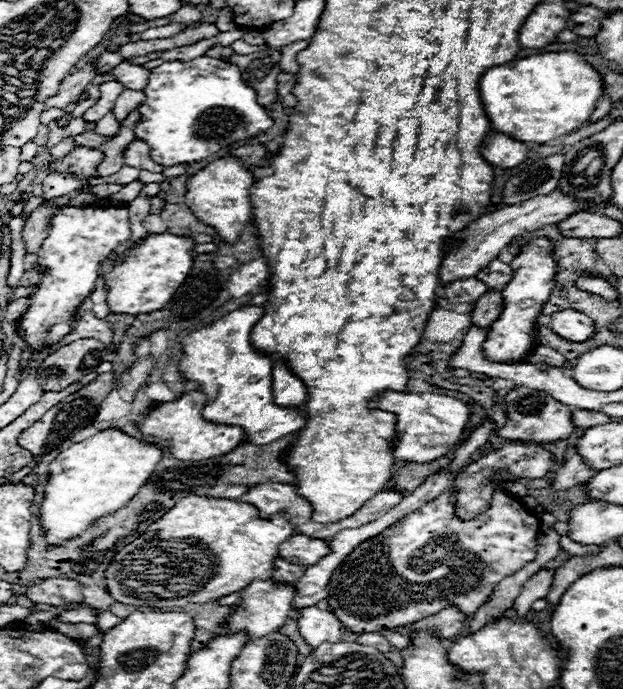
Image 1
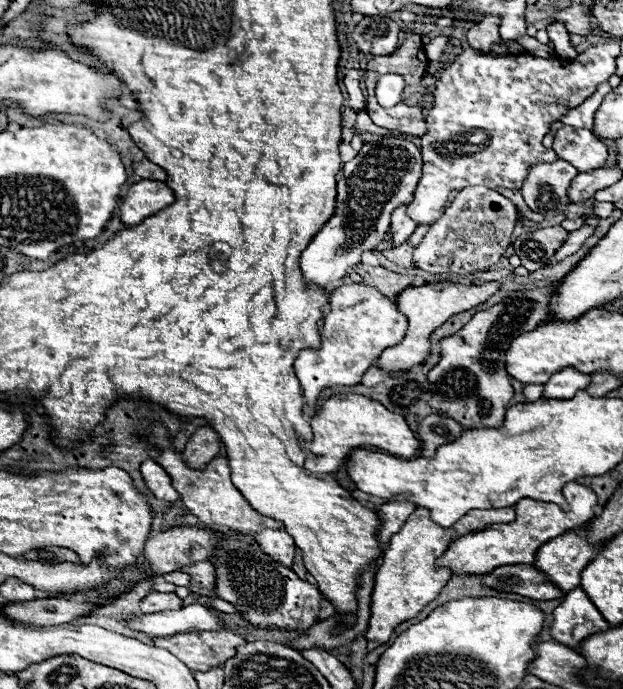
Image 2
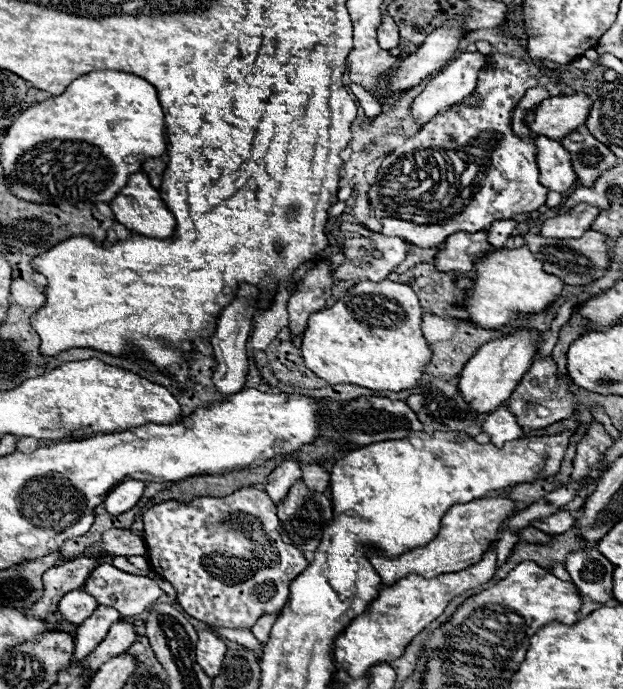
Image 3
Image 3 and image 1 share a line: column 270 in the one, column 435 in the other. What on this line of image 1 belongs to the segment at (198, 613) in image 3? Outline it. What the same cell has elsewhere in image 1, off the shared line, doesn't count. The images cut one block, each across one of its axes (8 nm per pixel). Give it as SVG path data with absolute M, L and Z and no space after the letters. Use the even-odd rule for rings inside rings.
M444 492L426 508L412 512L402 524L358 546L334 570L328 584L330 612L356 634L406 626L450 604L470 616L488 600L500 580L534 560L538 532L538 516L504 492L496 492L492 506L470 522L454 518L454 496Z

